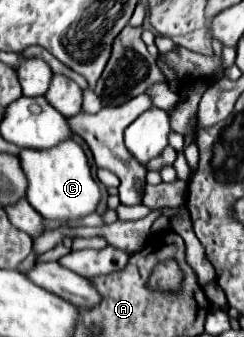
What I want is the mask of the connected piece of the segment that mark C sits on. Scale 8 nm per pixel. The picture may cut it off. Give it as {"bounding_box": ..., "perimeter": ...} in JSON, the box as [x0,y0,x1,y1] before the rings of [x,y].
{"bounding_box":[21,140,101,222],"perimeter":[[[69,140],[57,150],[21,150],[21,164],[29,180],[27,200],[45,218],[57,222],[75,222],[93,214],[101,202],[101,190],[89,172],[83,148]]]}

